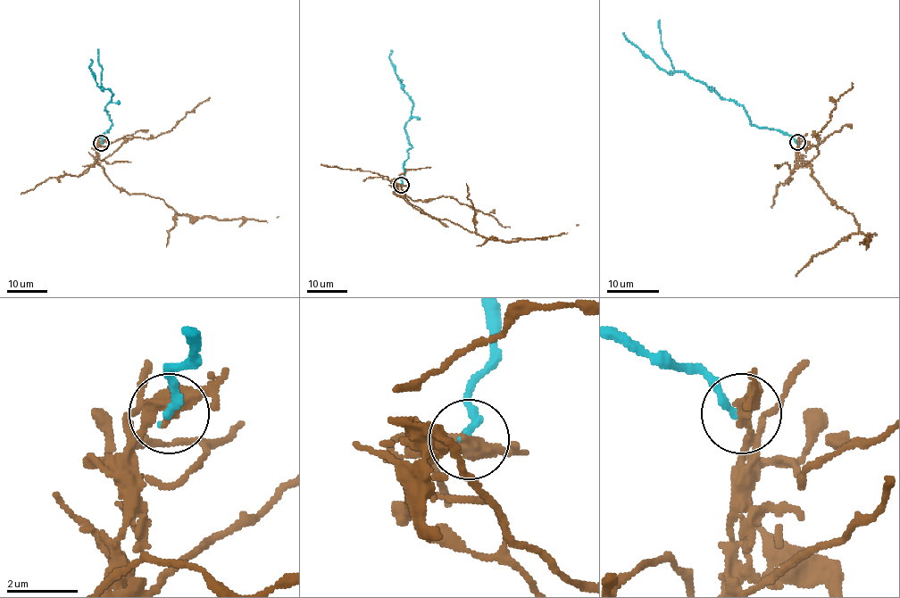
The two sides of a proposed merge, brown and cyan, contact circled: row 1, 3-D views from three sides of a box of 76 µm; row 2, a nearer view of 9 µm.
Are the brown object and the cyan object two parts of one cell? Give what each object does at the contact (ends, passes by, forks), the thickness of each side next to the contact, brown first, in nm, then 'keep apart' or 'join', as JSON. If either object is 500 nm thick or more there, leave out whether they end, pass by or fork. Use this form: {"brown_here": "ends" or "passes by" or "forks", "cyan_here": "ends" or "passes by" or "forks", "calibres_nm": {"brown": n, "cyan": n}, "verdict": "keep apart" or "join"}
{"brown_here": "passes by", "cyan_here": "ends", "calibres_nm": {"brown": 440, "cyan": 220}, "verdict": "keep apart"}

